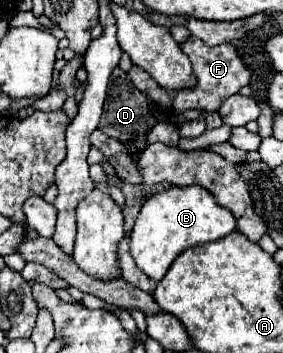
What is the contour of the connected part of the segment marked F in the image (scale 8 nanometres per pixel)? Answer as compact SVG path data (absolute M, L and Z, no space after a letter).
M189 39L185 45L181 45L181 49L187 53L187 57L191 59L193 63L193 71L195 71L195 77L197 77L197 87L191 89L191 91L163 91L145 71L141 71L139 67L133 65L133 69L129 71L129 77L133 81L133 85L147 93L149 97L153 97L163 109L169 111L169 115L179 115L187 109L199 109L199 111L217 111L221 107L221 103L239 93L241 87L249 85L251 81L251 71L243 65L243 61L239 59L239 55L235 53L233 45L231 43L221 43L221 45L215 45L215 47L209 47L205 45L201 39Z

